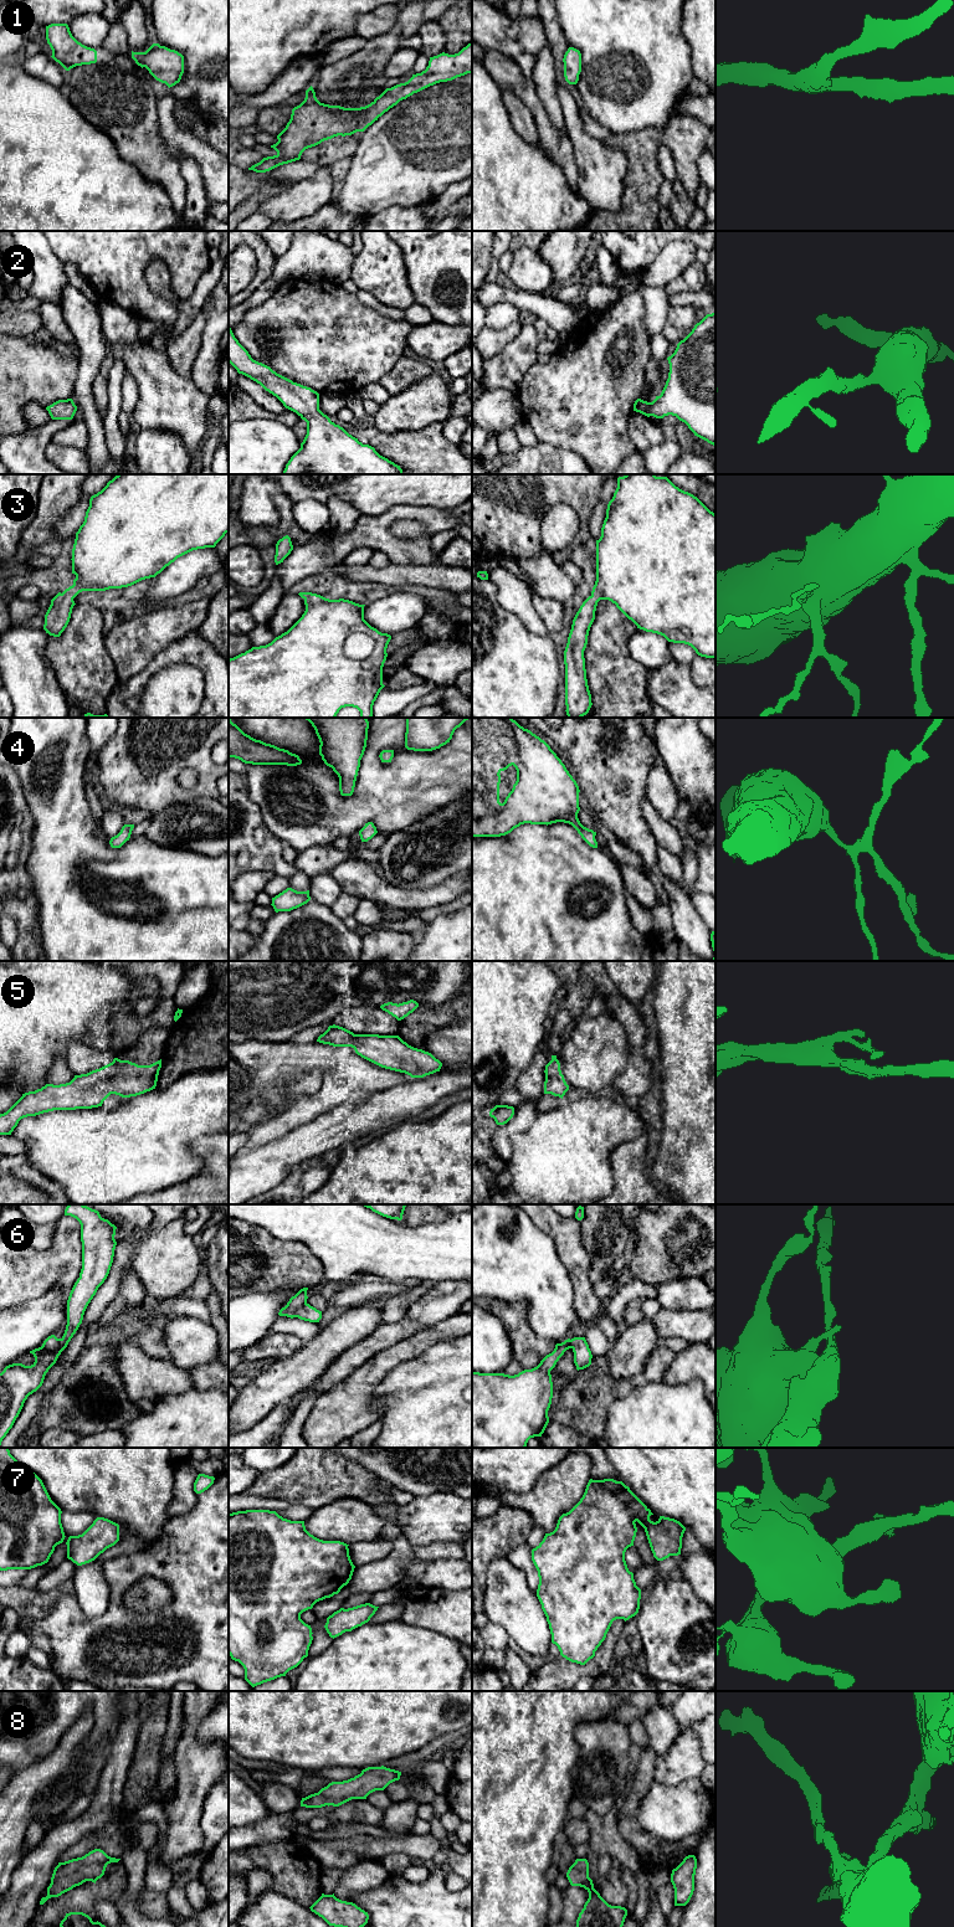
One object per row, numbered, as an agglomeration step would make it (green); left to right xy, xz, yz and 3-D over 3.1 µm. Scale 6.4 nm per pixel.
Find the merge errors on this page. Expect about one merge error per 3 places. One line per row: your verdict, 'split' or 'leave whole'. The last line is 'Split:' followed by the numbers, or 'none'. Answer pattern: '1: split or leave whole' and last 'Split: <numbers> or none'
1: leave whole
2: leave whole
3: leave whole
4: leave whole
5: leave whole
6: split
7: leave whole
8: leave whole
Split: 6

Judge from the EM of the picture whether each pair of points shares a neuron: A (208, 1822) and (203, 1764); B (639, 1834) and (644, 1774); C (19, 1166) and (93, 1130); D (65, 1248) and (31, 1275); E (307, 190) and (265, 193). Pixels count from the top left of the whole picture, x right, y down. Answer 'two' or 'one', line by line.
A: two
B: one
C: two
D: one
E: two

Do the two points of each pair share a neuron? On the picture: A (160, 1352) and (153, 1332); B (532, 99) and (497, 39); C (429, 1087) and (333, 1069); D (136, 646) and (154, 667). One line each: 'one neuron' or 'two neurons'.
A: one neuron
B: two neurons
C: two neurons
D: two neurons

